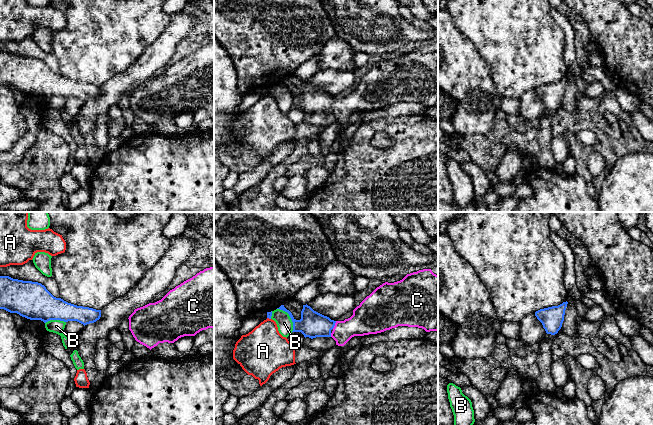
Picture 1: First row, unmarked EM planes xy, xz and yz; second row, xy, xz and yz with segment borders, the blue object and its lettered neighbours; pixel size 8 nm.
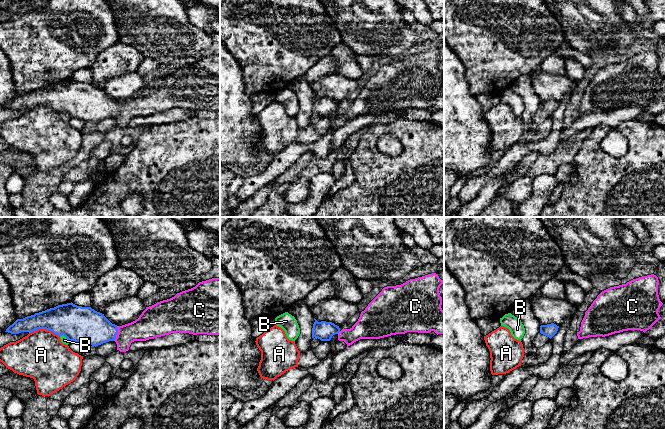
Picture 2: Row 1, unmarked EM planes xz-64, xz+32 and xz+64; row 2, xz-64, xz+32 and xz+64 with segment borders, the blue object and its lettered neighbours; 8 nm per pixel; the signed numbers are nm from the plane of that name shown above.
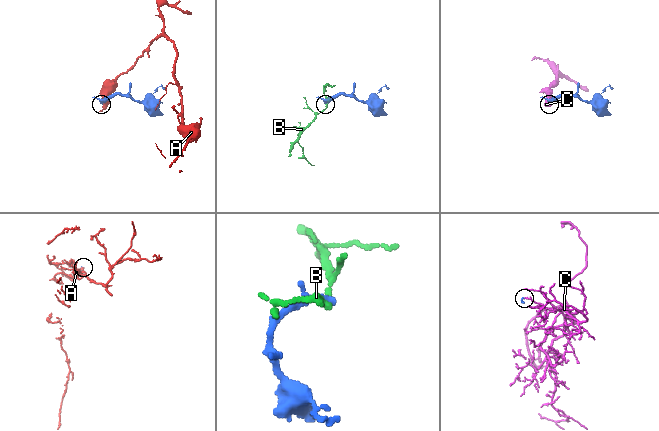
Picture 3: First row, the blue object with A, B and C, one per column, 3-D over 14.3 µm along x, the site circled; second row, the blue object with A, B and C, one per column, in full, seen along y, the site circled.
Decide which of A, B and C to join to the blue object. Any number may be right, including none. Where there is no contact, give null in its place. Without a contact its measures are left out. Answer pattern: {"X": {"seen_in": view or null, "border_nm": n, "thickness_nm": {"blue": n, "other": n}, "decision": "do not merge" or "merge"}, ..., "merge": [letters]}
{"A": {"seen_in": "xz", "border_nm": 40, "thickness_nm": {"blue": 50, "other": 360}, "decision": "do not merge"}, "B": {"seen_in": "xz", "border_nm": 220, "thickness_nm": {"blue": 220, "other": 130}, "decision": "do not merge"}, "C": {"seen_in": "xz", "border_nm": 70, "thickness_nm": {"blue": 220, "other": 220}, "decision": "merge"}, "merge": ["C"]}

